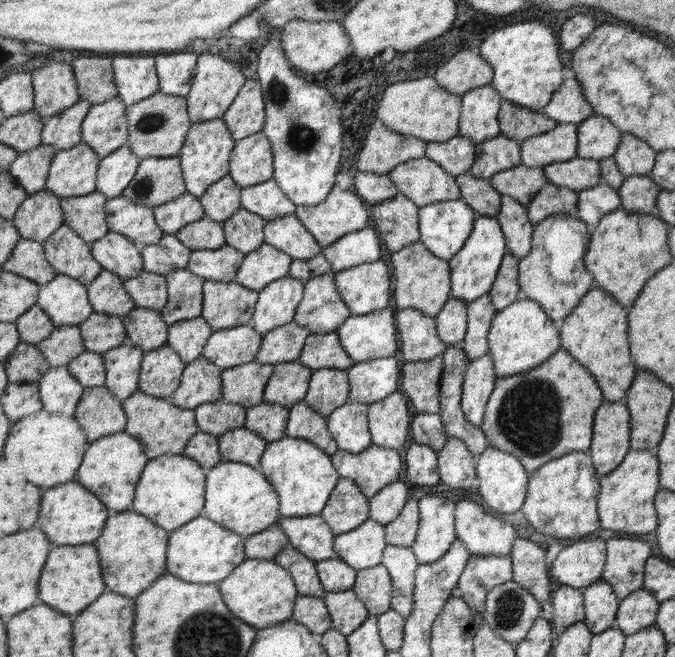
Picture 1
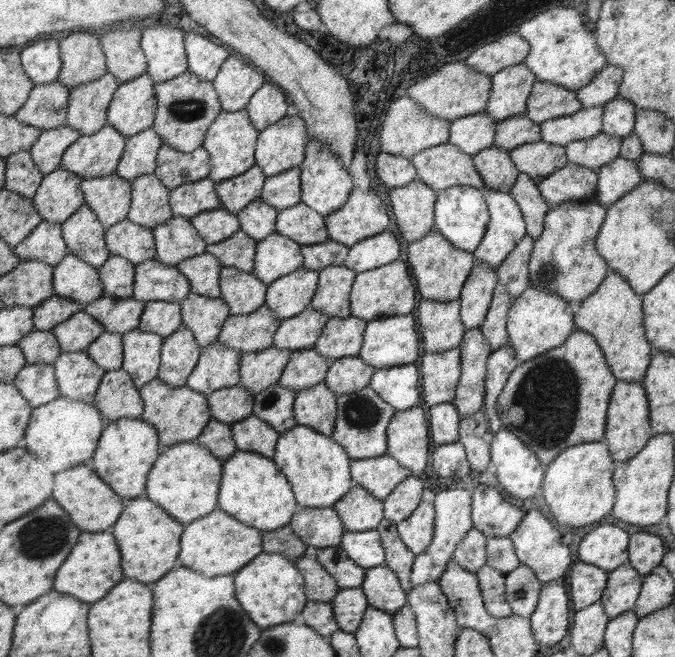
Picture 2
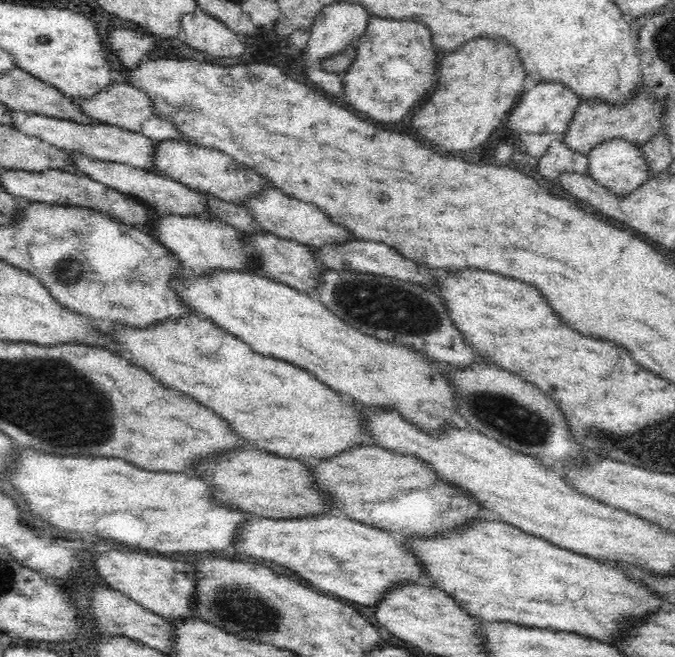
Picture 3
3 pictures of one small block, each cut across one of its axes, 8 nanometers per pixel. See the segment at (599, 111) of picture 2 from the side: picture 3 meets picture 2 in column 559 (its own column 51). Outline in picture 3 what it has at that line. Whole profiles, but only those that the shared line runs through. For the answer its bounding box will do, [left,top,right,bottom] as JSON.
[9,109,156,170]

